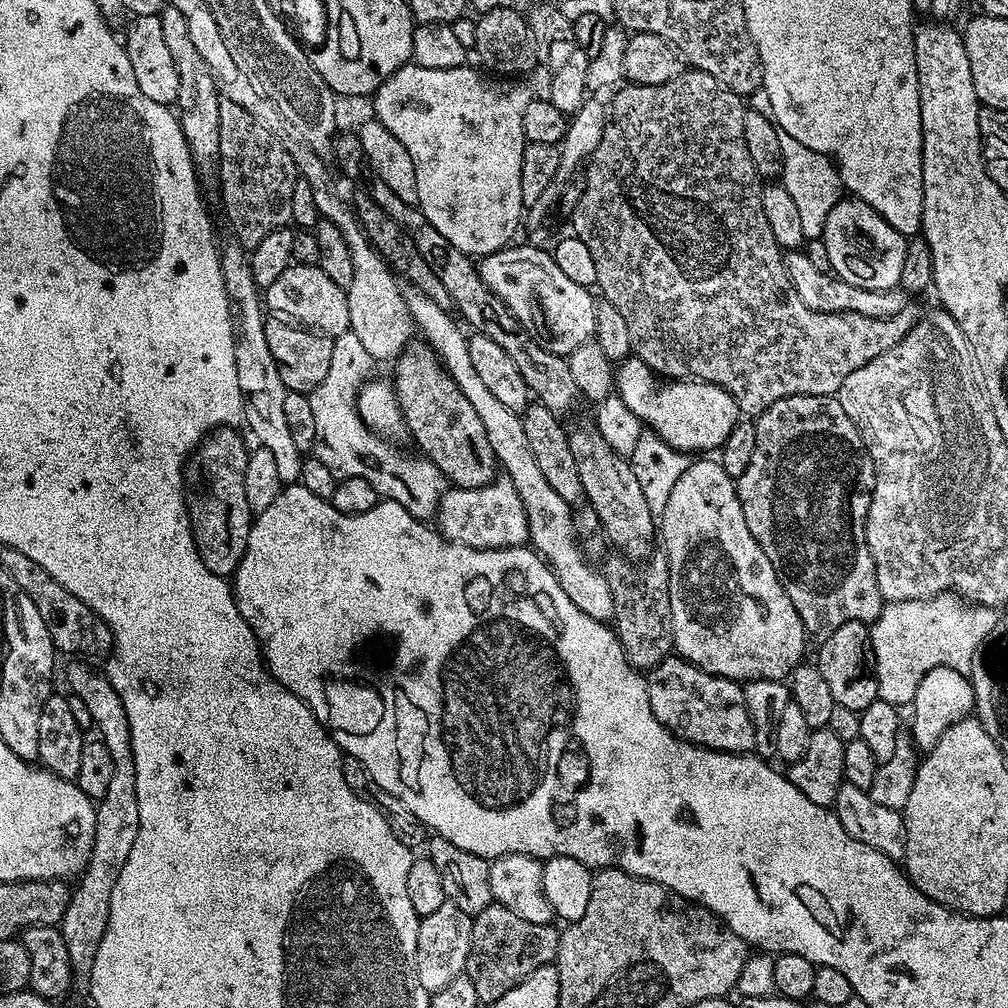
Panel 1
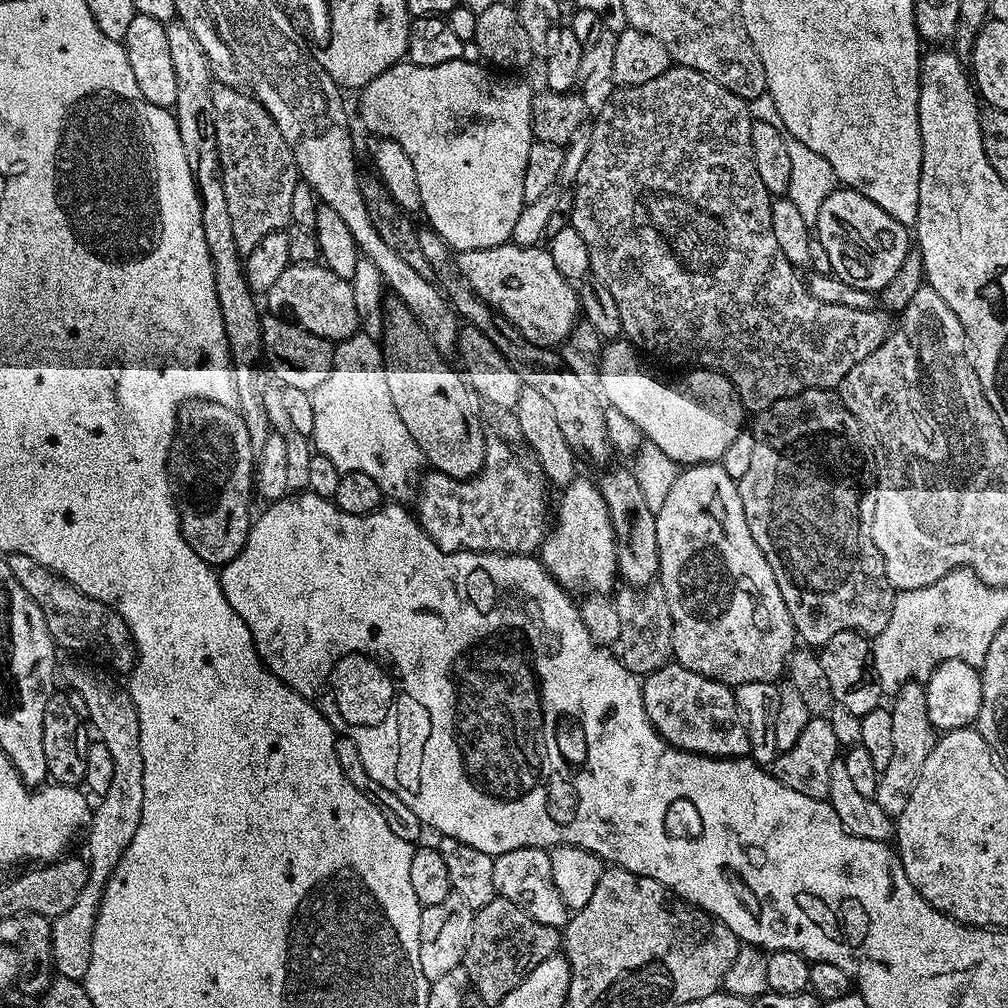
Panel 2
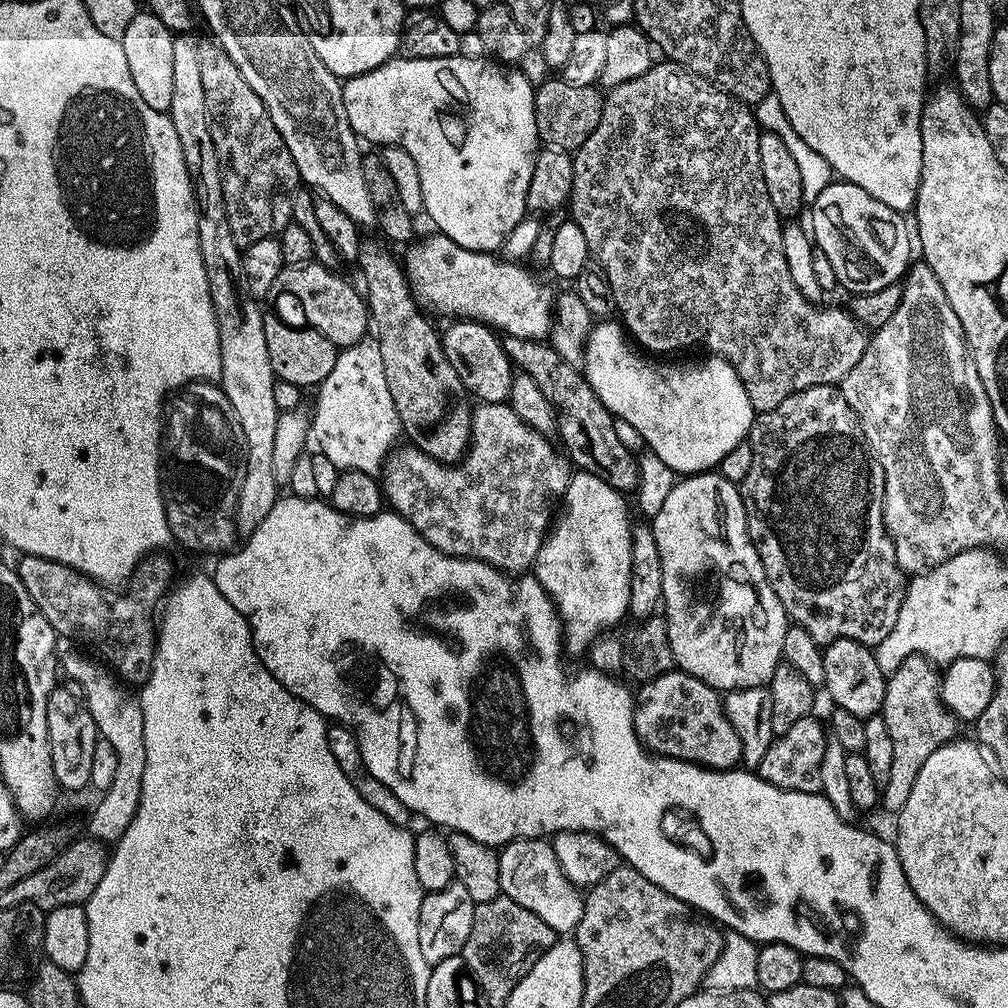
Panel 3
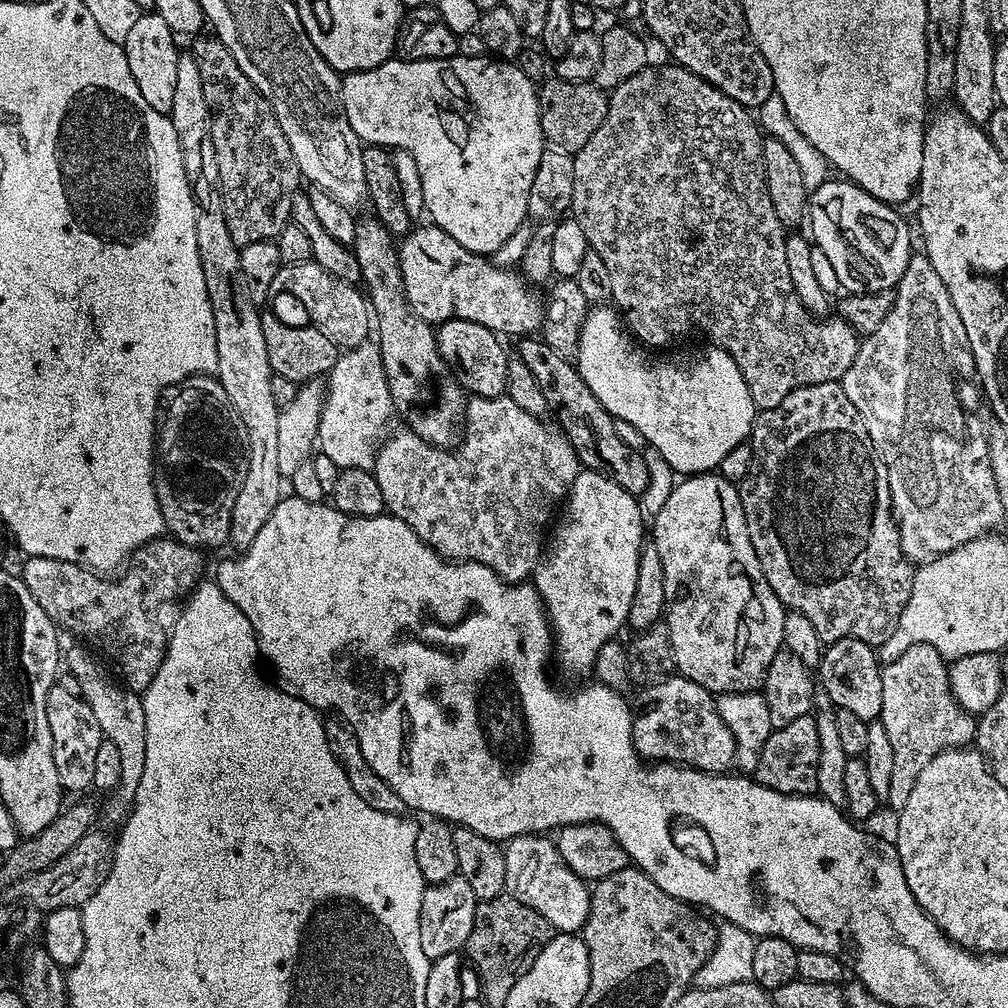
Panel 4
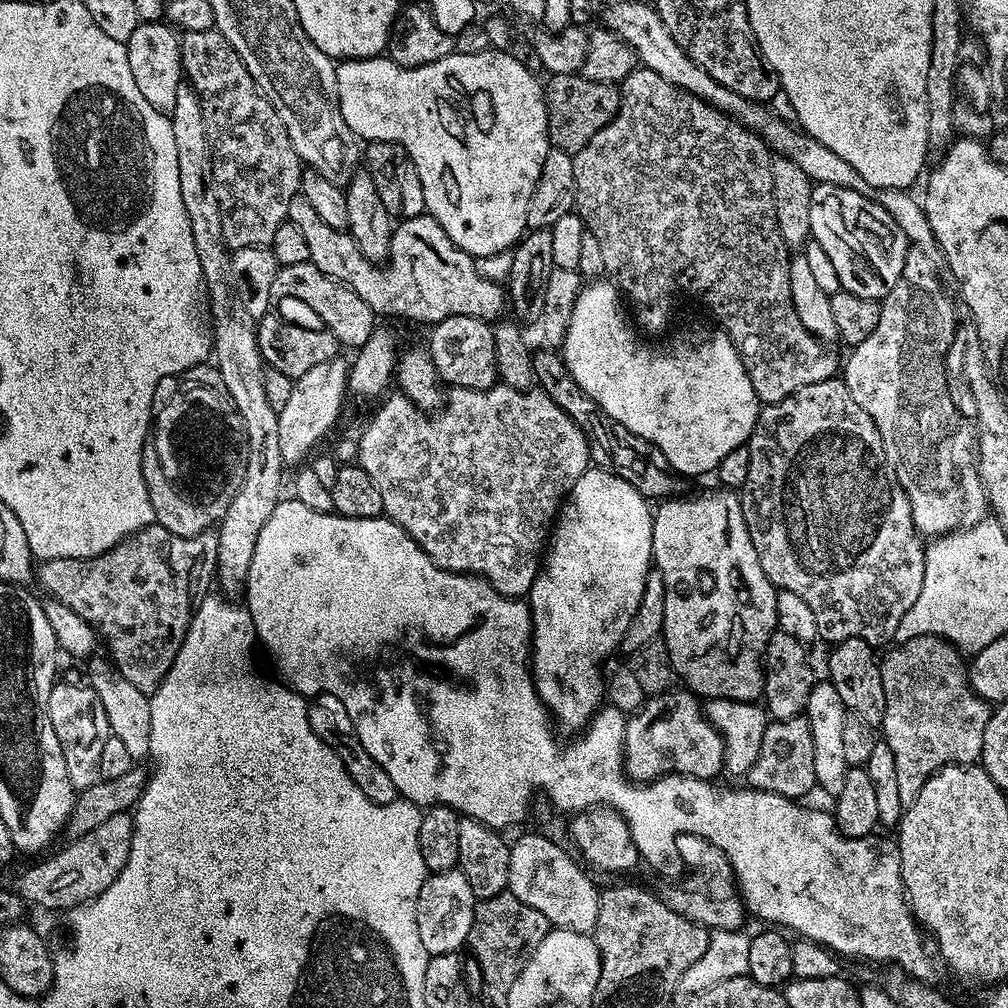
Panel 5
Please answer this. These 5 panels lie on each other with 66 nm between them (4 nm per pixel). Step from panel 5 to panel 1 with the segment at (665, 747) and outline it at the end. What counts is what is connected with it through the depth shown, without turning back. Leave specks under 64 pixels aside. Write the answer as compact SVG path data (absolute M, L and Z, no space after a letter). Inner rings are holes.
M669 658L659 666L651 669L646 676L650 710L654 710L654 718L673 732L679 740L697 744L699 748L710 748L713 752L735 752L748 754L755 749L754 722L750 722L750 714L746 706L743 687L737 681L727 680L709 672L703 672L689 660Z

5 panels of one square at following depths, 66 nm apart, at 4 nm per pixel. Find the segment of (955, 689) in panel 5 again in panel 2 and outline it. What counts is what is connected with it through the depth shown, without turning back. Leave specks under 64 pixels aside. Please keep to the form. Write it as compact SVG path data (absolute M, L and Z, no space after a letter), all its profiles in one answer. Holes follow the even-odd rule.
M909 682L900 685L900 690L895 693L893 699L896 701L890 704L890 711L894 718L894 755L890 757L886 770L880 773L874 797L878 806L882 806L882 810L886 810L886 814L893 818L900 816L902 810L906 810L906 802L910 802L910 798L914 794L918 774L922 774L922 766L938 739L938 733L932 727L926 710L925 685L916 683Z

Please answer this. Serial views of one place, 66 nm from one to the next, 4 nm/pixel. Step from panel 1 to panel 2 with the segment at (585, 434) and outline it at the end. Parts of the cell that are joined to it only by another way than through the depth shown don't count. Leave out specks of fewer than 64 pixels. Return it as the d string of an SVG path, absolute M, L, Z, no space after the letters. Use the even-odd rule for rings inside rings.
M627 467L611 468L598 480L598 487L610 510L610 518L616 531L616 571L627 587L651 588L657 583L660 574L656 514L651 513L646 506L645 496L631 470Z

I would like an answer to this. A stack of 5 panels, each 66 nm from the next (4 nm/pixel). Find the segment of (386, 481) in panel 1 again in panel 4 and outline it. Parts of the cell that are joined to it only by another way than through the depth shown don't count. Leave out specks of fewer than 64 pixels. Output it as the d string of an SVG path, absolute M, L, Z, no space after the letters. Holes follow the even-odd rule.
M365 342L357 348L347 349L328 373L326 387L327 395L315 439L318 451L326 454L326 458L330 458L330 462L340 469L371 469L376 463L376 449L385 435L384 427L388 419L394 416L379 347L375 343Z

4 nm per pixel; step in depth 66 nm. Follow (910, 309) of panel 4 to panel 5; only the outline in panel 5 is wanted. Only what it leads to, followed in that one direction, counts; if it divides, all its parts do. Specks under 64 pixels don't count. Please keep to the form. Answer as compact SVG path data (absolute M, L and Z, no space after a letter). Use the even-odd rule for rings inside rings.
M909 247L906 262L902 262L902 274L898 274L898 282L894 282L894 290L890 290L880 305L878 326L874 327L874 332L864 342L848 352L848 361L842 364L842 379L850 390L850 398L854 398L854 402L858 402L858 406L870 414L874 426L878 426L886 458L910 502L916 531L924 538L959 532L985 519L990 512L988 495L976 468L973 425L969 417L967 420L956 409L952 392L948 389L948 351L956 337L958 321L956 308L940 285L936 267L937 261L922 254L922 250Z

